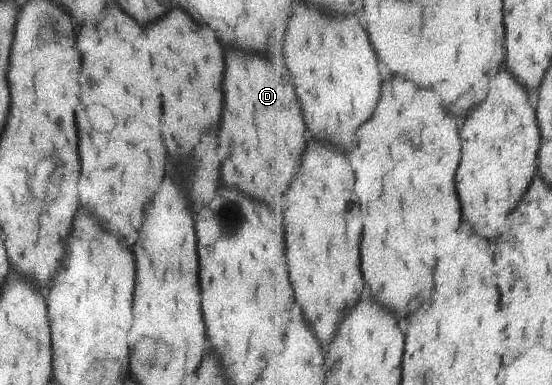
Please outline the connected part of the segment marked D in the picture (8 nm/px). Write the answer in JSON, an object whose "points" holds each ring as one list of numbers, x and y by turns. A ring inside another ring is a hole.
{"points":[[227,50,223,53,223,116,219,124,219,140,217,140,217,156,221,160,221,180,225,186,243,192,263,204,275,202,275,198,285,198,293,178,299,174,303,166,303,154,307,150,307,126,303,120,303,112,299,108,299,98,295,92,295,84,291,82,289,70,285,64,267,62,261,56,247,56,241,52]]}

